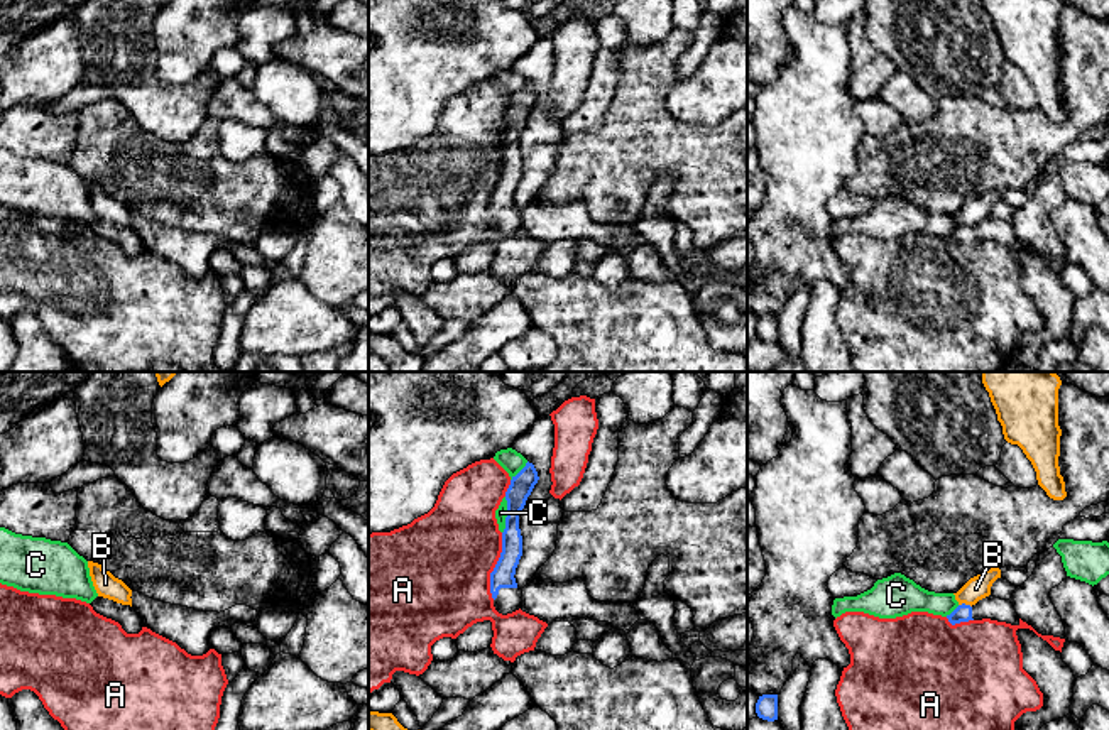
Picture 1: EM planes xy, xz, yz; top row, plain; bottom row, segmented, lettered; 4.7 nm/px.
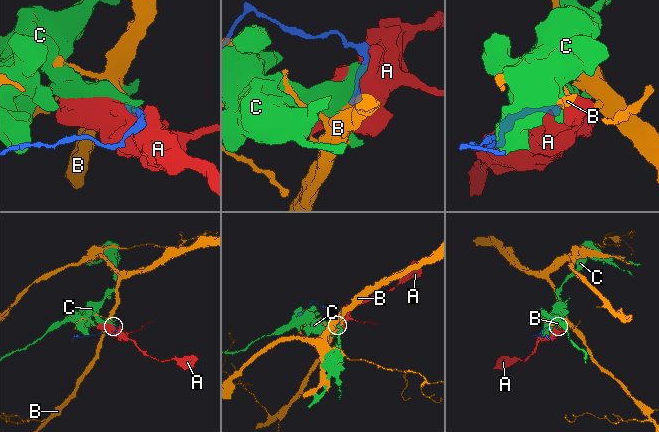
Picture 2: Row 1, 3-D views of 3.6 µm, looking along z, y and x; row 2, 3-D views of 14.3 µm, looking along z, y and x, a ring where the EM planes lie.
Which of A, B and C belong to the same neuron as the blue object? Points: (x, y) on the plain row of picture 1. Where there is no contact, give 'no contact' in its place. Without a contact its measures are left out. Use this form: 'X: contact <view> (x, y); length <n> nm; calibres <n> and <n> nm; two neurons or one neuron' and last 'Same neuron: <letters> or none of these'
A: contact xz (496, 188); length 320 nm; calibres 110 and 460 nm; two neurons
B: contact yz (964, 225); length 70 nm; calibres 80 and 110 nm; two neurons
C: contact xz (508, 137); length 180 nm; calibres 110 and 60 nm; two neurons
Same neuron: none of these

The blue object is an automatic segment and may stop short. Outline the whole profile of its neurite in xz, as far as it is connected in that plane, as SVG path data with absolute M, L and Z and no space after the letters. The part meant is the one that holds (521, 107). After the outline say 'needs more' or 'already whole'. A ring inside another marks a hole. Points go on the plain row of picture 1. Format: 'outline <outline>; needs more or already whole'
outline M533 84L526 88L511 101L505 113L507 139L502 154L502 174L490 194L490 215L494 228L499 235L507 237L521 230L522 210L516 204L516 189L522 177L522 157L519 150L519 135L526 127L539 98Z; needs more

